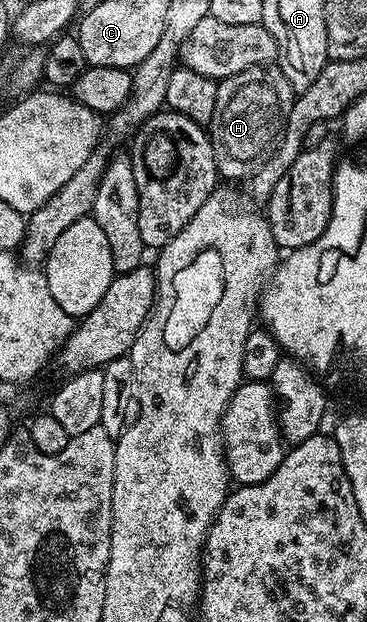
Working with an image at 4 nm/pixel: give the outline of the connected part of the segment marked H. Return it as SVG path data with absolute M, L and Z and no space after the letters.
M269 65L242 69L242 73L234 73L234 77L219 80L216 88L218 89L218 102L214 105L214 117L206 127L214 149L216 174L224 181L244 178L247 180L256 174L256 170L265 163L284 137L284 130L288 128L288 118L294 98L292 86L290 81L286 81L286 77L278 65Z

